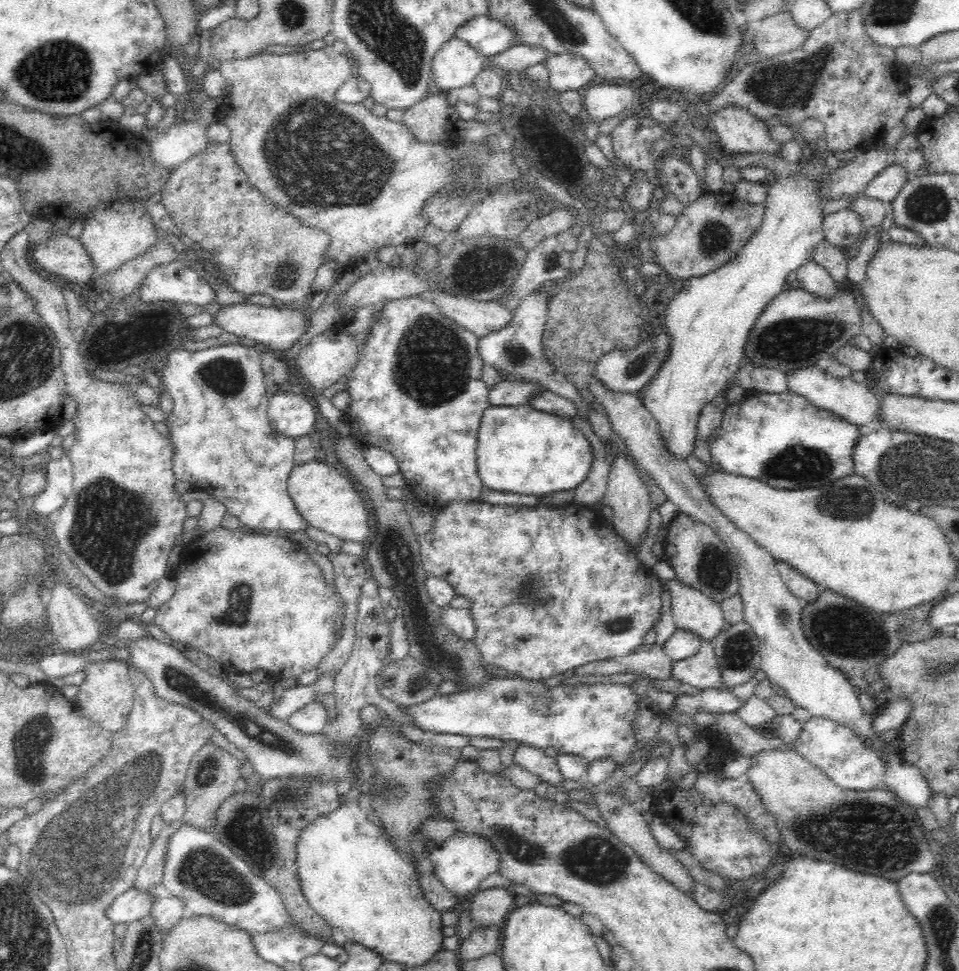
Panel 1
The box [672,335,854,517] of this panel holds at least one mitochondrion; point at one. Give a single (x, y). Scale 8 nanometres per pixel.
(799, 465)

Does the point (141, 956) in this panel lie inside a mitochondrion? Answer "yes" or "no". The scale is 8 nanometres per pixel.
yes

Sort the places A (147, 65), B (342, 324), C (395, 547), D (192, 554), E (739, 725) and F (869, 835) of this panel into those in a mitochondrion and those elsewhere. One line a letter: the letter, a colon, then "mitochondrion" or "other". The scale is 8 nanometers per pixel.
A: other
B: other
C: mitochondrion
D: other
E: other
F: mitochondrion

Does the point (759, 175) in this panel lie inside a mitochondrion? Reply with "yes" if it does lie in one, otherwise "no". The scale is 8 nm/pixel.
no

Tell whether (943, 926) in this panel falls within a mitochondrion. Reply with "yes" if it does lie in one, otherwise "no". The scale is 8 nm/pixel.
yes

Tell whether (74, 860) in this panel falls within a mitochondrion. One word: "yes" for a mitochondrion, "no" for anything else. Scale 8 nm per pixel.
yes

